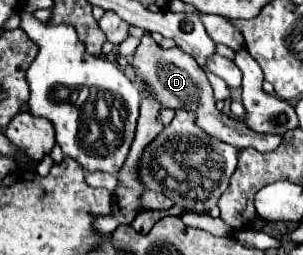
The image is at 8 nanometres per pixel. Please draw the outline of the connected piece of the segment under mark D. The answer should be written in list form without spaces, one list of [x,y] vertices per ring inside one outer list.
[[[145,31],[145,35],[141,37],[141,43],[133,57],[133,69],[135,69],[135,77],[149,89],[149,93],[161,103],[161,107],[187,109],[187,111],[191,109],[195,113],[197,127],[201,127],[207,135],[211,135],[223,143],[229,143],[233,147],[239,147],[239,149],[253,147],[257,151],[273,151],[281,143],[281,135],[255,133],[243,121],[235,121],[235,119],[227,117],[223,111],[219,111],[215,107],[215,97],[211,91],[211,85],[209,85],[203,69],[195,63],[195,59],[179,47],[163,49],[151,37],[151,31]]]

